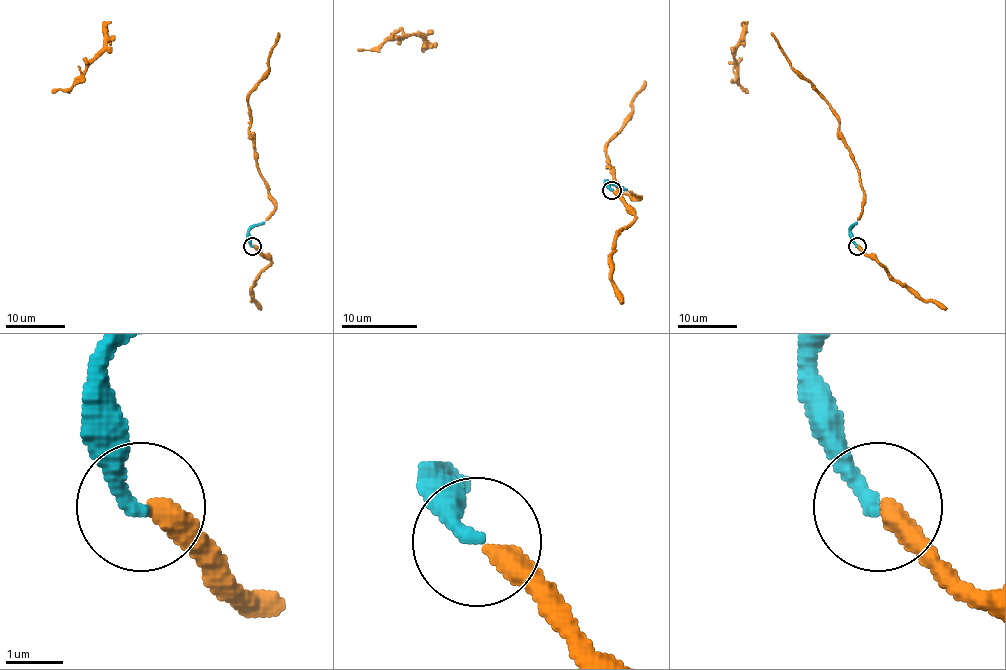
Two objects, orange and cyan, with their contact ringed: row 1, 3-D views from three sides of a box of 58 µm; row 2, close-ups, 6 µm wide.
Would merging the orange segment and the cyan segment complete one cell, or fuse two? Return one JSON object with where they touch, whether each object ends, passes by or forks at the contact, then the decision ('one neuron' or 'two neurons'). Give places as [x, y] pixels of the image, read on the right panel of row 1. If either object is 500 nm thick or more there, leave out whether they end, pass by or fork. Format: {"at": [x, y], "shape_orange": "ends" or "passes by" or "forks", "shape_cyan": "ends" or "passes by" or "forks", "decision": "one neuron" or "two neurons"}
{"at": [857, 246], "shape_orange": "ends", "shape_cyan": "ends", "decision": "one neuron"}

